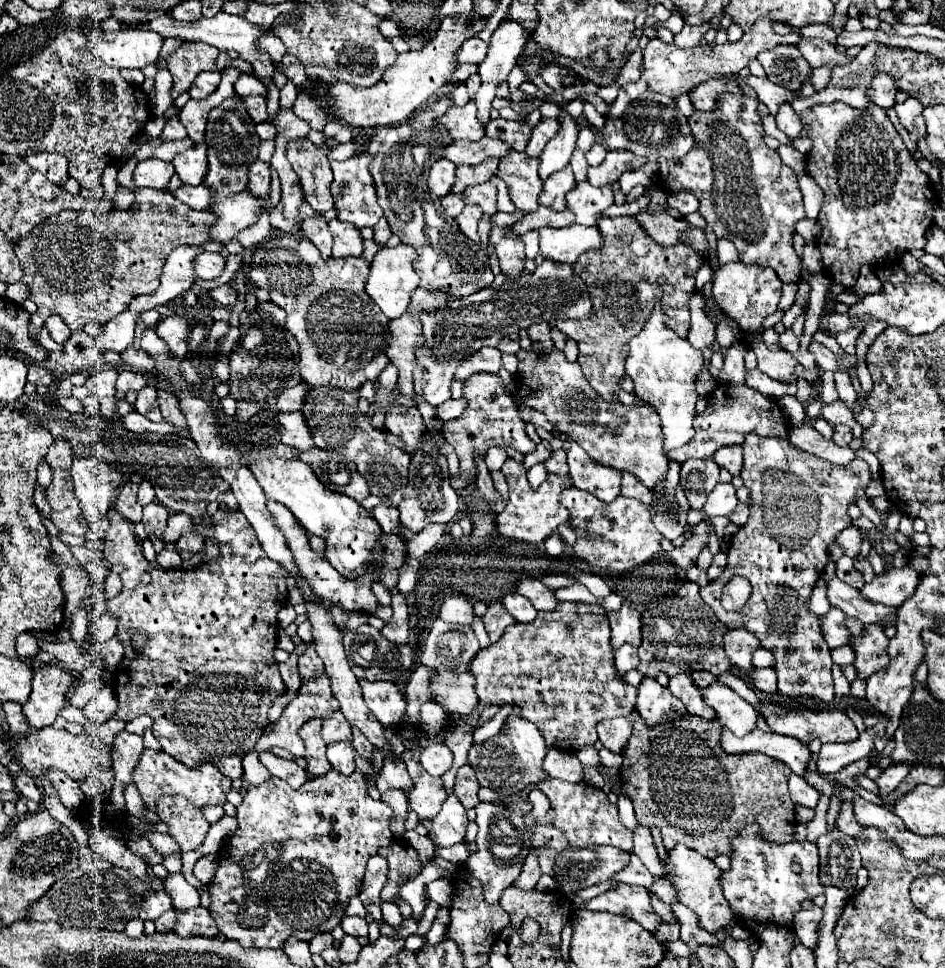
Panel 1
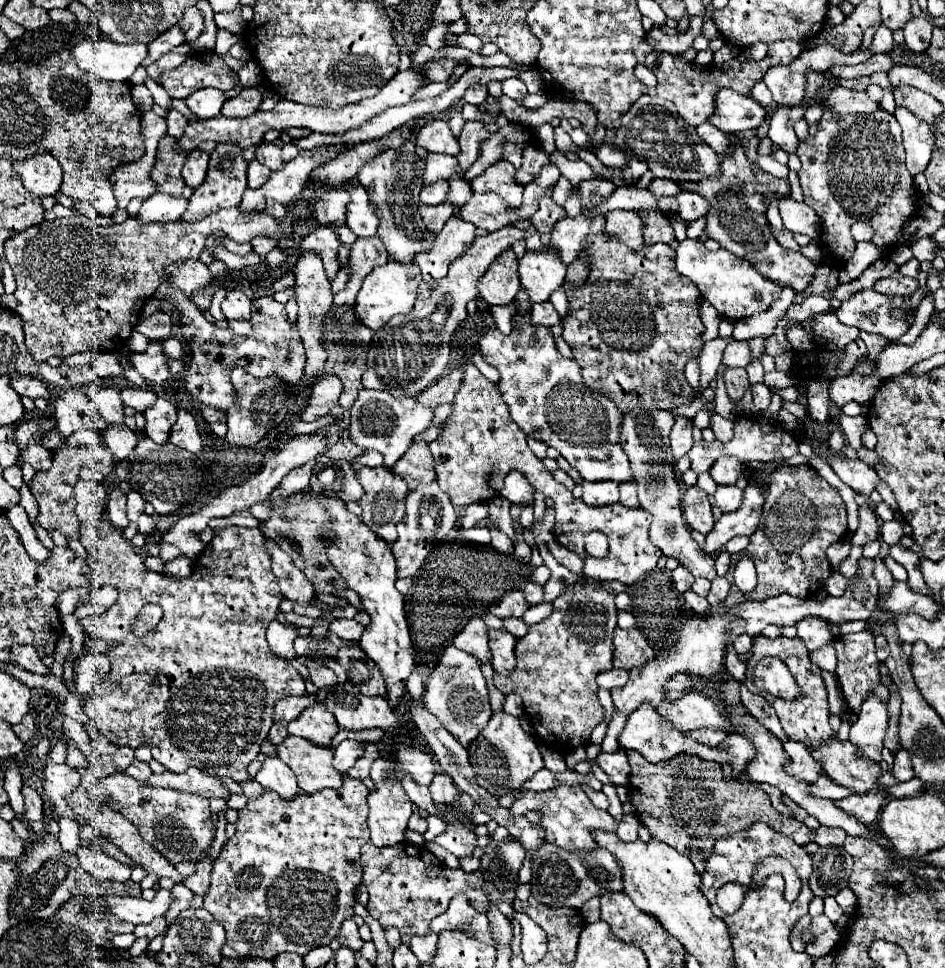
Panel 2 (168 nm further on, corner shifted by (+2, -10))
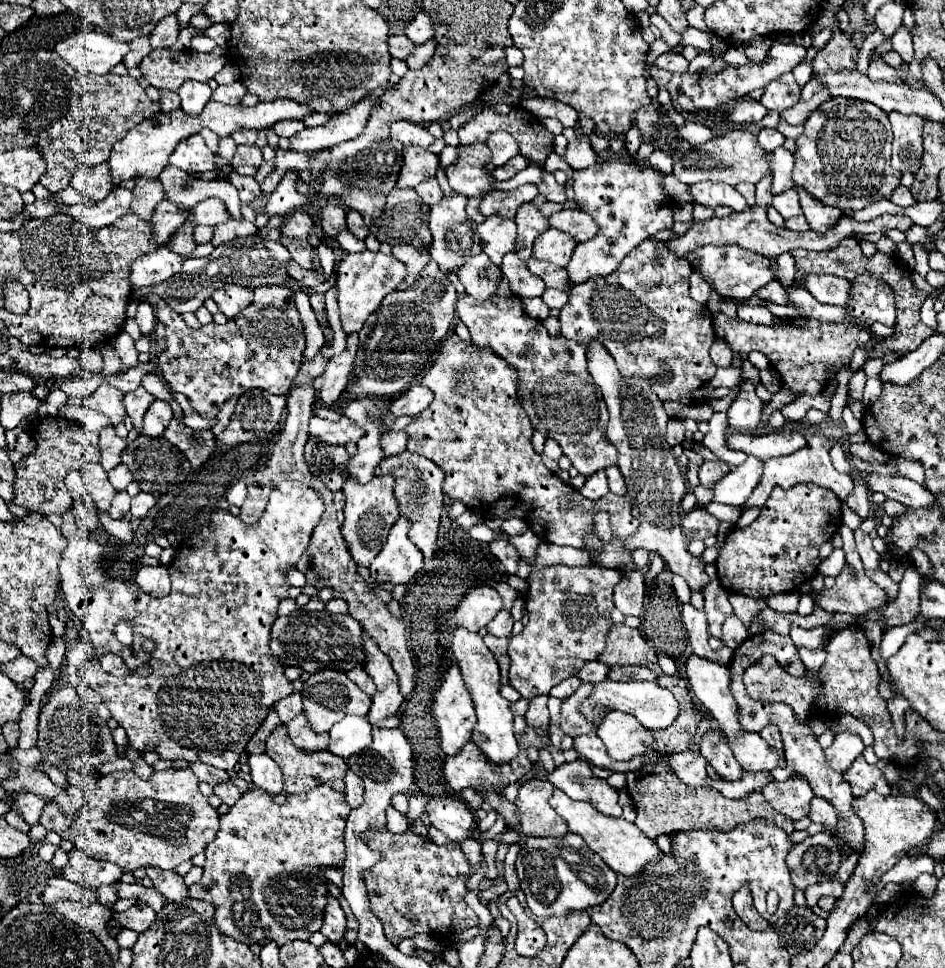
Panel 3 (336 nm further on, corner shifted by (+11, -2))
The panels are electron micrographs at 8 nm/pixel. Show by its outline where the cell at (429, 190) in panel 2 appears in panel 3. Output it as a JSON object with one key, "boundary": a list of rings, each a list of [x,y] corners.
{"boundary":[[[429,178],[429,180],[421,182],[421,184],[415,188],[415,192],[421,196],[421,200],[423,200],[427,206],[435,206],[435,204],[439,204],[439,202],[443,200],[443,192],[441,192],[441,188],[439,188],[439,184],[437,184],[435,178]]]}

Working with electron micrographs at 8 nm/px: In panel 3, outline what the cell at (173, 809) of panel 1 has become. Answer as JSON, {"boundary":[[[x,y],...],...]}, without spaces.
{"boundary":[[[189,768],[155,772],[149,780],[141,780],[135,772],[111,772],[99,780],[99,786],[85,794],[83,806],[77,810],[75,822],[67,818],[57,802],[49,802],[41,816],[41,824],[47,830],[57,832],[63,840],[71,840],[75,848],[83,850],[95,860],[109,860],[123,868],[125,872],[135,872],[137,868],[161,868],[175,870],[181,862],[191,860],[195,854],[203,852],[205,846],[215,838],[219,830],[219,814],[209,804],[197,788],[199,780]]]}

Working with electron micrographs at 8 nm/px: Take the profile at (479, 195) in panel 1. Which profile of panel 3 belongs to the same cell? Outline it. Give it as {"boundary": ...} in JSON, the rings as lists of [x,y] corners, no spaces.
{"boundary":[[[525,184],[525,186],[521,186],[517,190],[509,190],[509,192],[493,190],[485,196],[485,200],[481,204],[481,212],[483,212],[483,216],[499,214],[503,218],[513,218],[517,208],[525,202],[531,202],[537,194],[539,192],[533,184]]]}

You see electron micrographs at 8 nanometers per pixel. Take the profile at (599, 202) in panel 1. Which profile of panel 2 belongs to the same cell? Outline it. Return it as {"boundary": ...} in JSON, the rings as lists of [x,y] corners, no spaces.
{"boundary":[[[582,212],[574,218],[566,216],[566,218],[558,220],[554,226],[554,232],[552,232],[552,244],[554,244],[554,248],[558,248],[562,262],[572,264],[578,258],[578,252],[582,250],[586,236],[602,232],[604,222],[606,222],[604,214],[586,216]]]}

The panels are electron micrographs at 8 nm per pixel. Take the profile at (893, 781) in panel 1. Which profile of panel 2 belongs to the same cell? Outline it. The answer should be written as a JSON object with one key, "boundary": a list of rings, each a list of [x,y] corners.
{"boundary":[[[872,790],[864,794],[852,794],[844,800],[836,800],[836,804],[846,808],[846,812],[854,812],[854,816],[858,816],[858,820],[862,820],[864,824],[874,824],[888,798],[890,794],[886,790]]]}

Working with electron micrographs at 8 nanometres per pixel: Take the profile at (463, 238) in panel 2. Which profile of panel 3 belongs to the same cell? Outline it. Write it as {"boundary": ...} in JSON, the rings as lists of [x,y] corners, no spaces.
{"boundary":[[[395,244],[391,254],[393,254],[393,258],[397,258],[399,262],[403,262],[403,264],[407,266],[407,276],[405,276],[405,280],[397,286],[397,290],[409,288],[409,286],[417,280],[417,276],[419,276],[421,270],[425,268],[425,264],[431,260],[429,248],[425,248],[425,252],[419,252],[419,248],[407,246],[407,244]]]}

